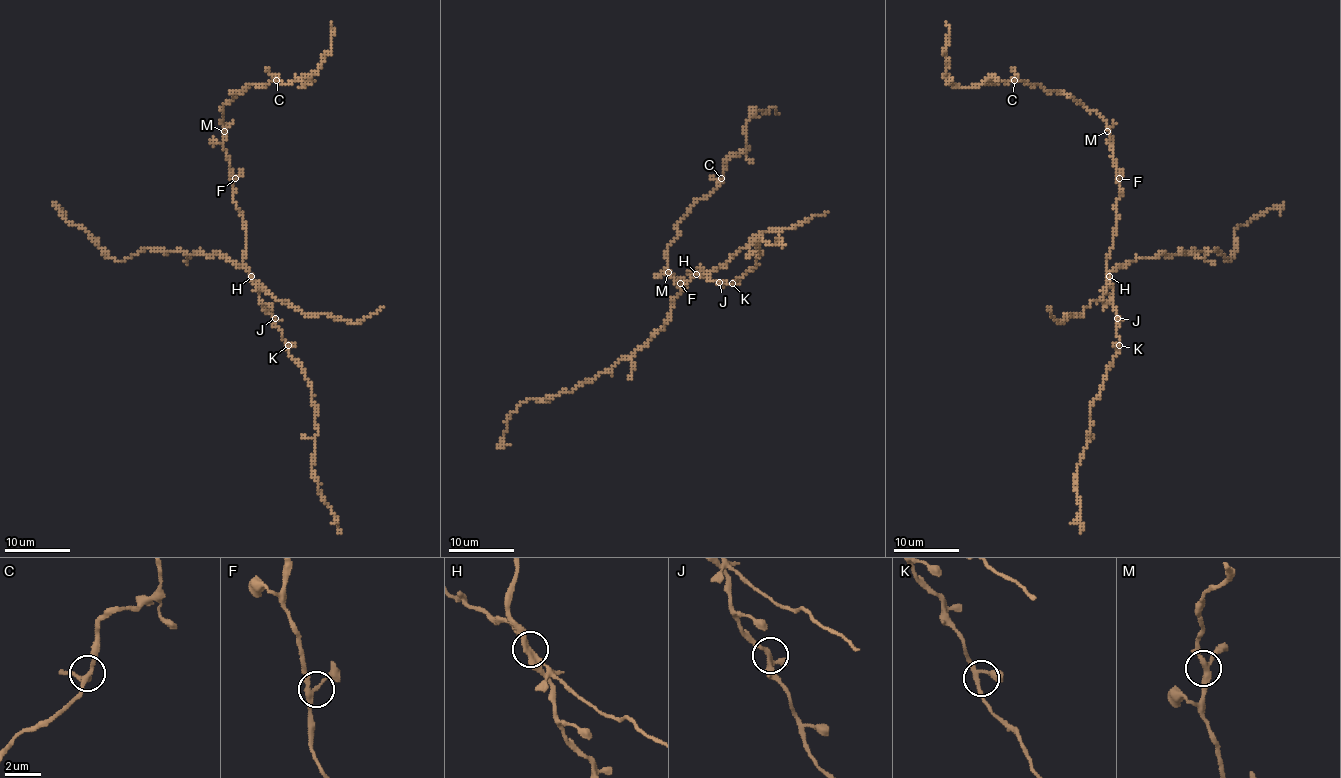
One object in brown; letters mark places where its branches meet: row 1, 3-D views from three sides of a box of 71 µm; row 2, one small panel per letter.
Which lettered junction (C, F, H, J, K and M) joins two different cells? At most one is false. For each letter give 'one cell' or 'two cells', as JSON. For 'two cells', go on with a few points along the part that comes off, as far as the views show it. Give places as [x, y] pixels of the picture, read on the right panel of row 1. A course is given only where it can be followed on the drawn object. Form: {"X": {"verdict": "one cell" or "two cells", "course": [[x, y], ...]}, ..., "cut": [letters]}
{"C": {"verdict": "one cell"}, "F": {"verdict": "one cell"}, "H": {"verdict": "two cells", "course": [[1109, 277], [1117, 267], [1163, 252], [1215, 249], [1229, 260], [1238, 226], [1268, 210], [1279, 208], [1279, 216]]}, "J": {"verdict": "one cell"}, "K": {"verdict": "one cell"}, "M": {"verdict": "one cell"}, "cut": ["H"]}

